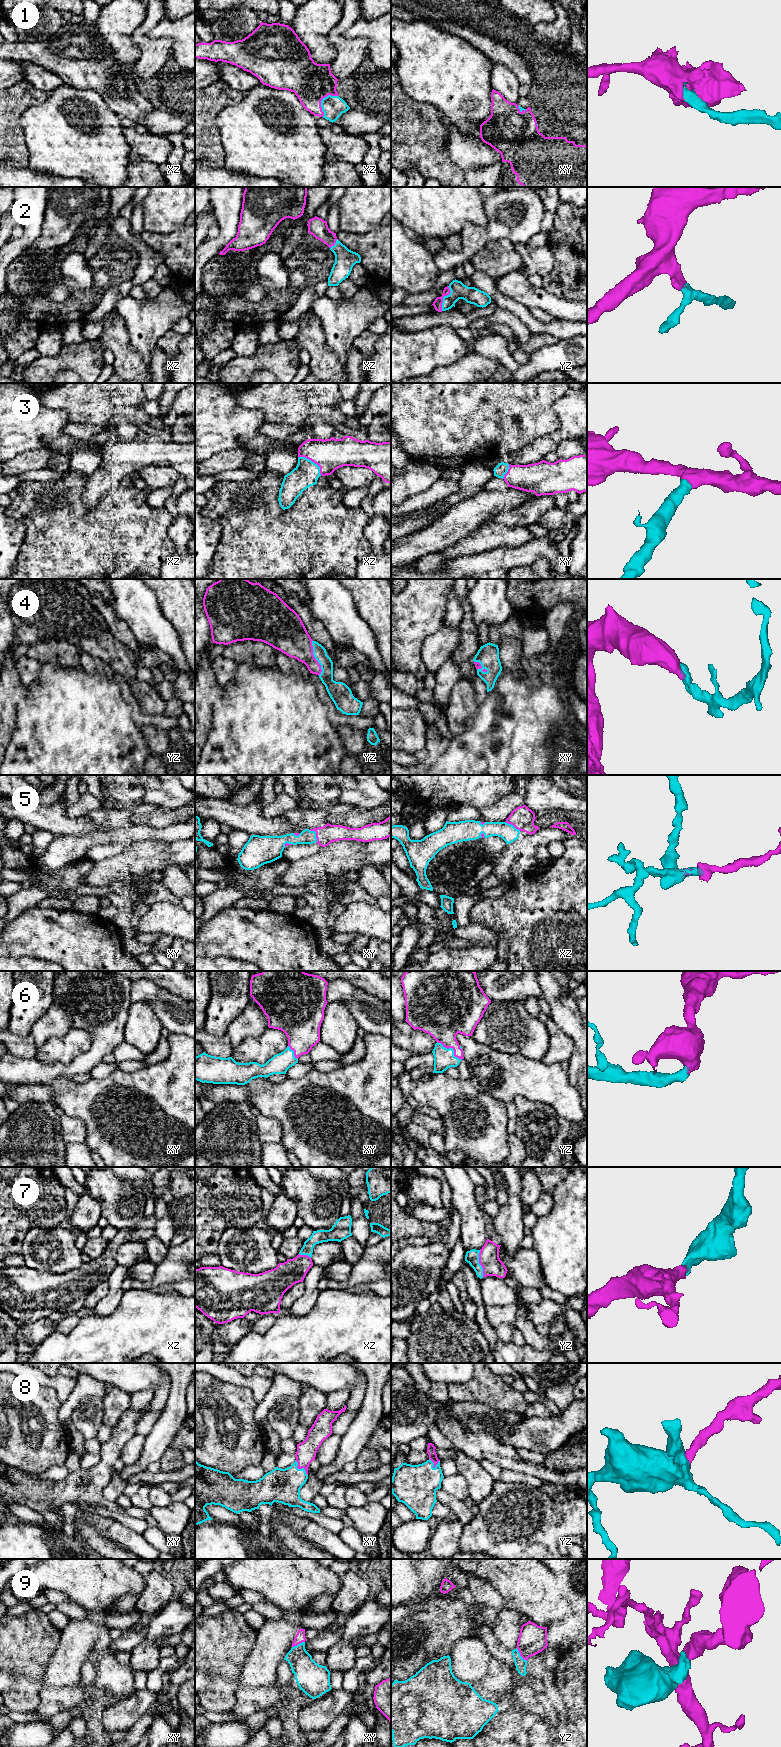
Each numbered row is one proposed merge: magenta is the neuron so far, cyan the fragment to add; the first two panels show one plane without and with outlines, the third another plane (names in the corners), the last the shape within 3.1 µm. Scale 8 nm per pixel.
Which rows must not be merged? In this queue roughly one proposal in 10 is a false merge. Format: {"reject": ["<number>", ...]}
{"reject": []}

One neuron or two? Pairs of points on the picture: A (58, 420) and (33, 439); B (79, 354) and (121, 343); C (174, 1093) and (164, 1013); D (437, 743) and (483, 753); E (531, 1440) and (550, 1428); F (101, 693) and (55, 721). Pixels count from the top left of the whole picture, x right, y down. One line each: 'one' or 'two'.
A: one
B: two
C: two
D: two
E: one
F: one

